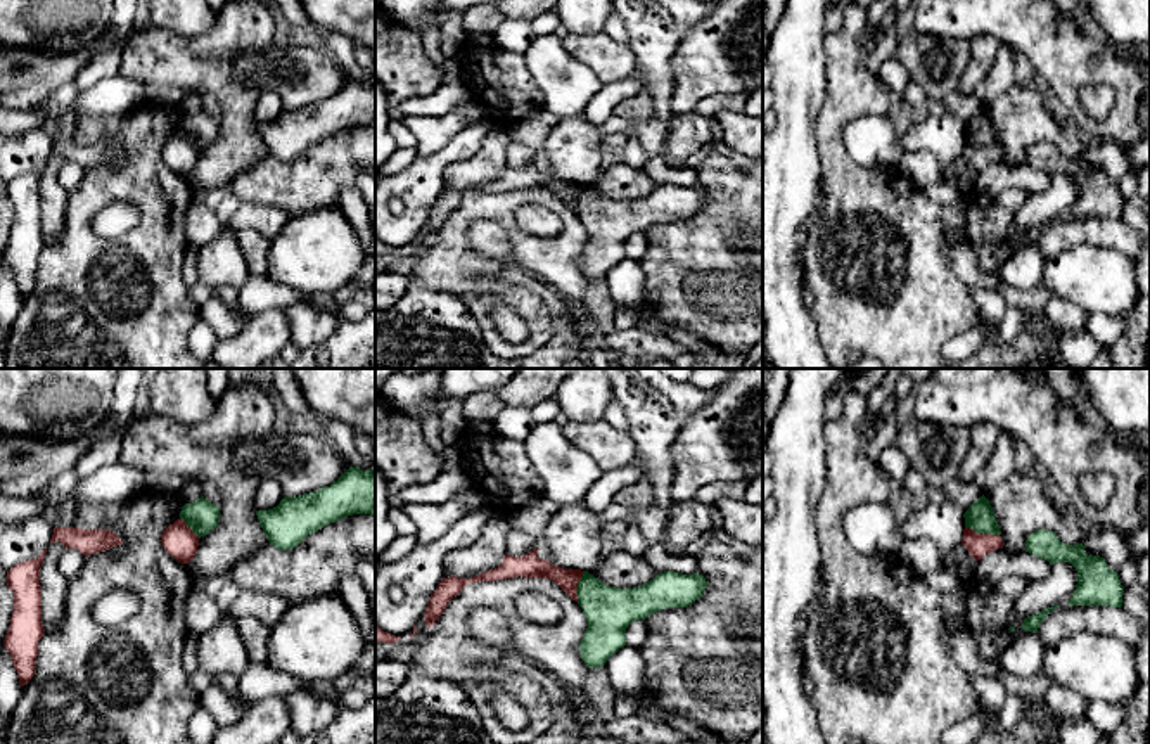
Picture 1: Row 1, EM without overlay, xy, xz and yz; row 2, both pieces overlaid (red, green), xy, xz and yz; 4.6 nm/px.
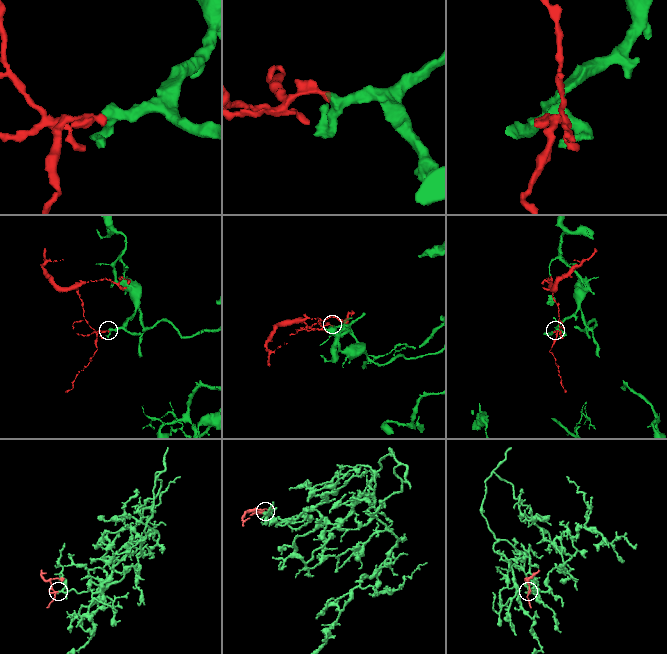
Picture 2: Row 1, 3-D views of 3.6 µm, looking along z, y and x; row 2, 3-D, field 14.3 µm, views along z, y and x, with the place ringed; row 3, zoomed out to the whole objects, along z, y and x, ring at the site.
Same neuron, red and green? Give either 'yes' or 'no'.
no

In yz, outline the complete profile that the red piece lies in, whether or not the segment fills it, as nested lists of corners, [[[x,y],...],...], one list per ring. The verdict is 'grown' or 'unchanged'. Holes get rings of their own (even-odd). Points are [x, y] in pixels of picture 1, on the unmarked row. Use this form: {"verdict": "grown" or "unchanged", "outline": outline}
{"verdict": "unchanged", "outline": [[[965,138],[962,157],[975,173],[981,173],[986,166],[1003,161],[1003,152],[1000,147],[975,145],[974,142]]]}

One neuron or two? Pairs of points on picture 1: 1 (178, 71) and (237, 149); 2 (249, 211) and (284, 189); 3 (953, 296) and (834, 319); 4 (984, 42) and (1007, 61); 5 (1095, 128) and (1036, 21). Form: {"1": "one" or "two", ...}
{"1": "one", "2": "two", "3": "one", "4": "two", "5": "one"}

